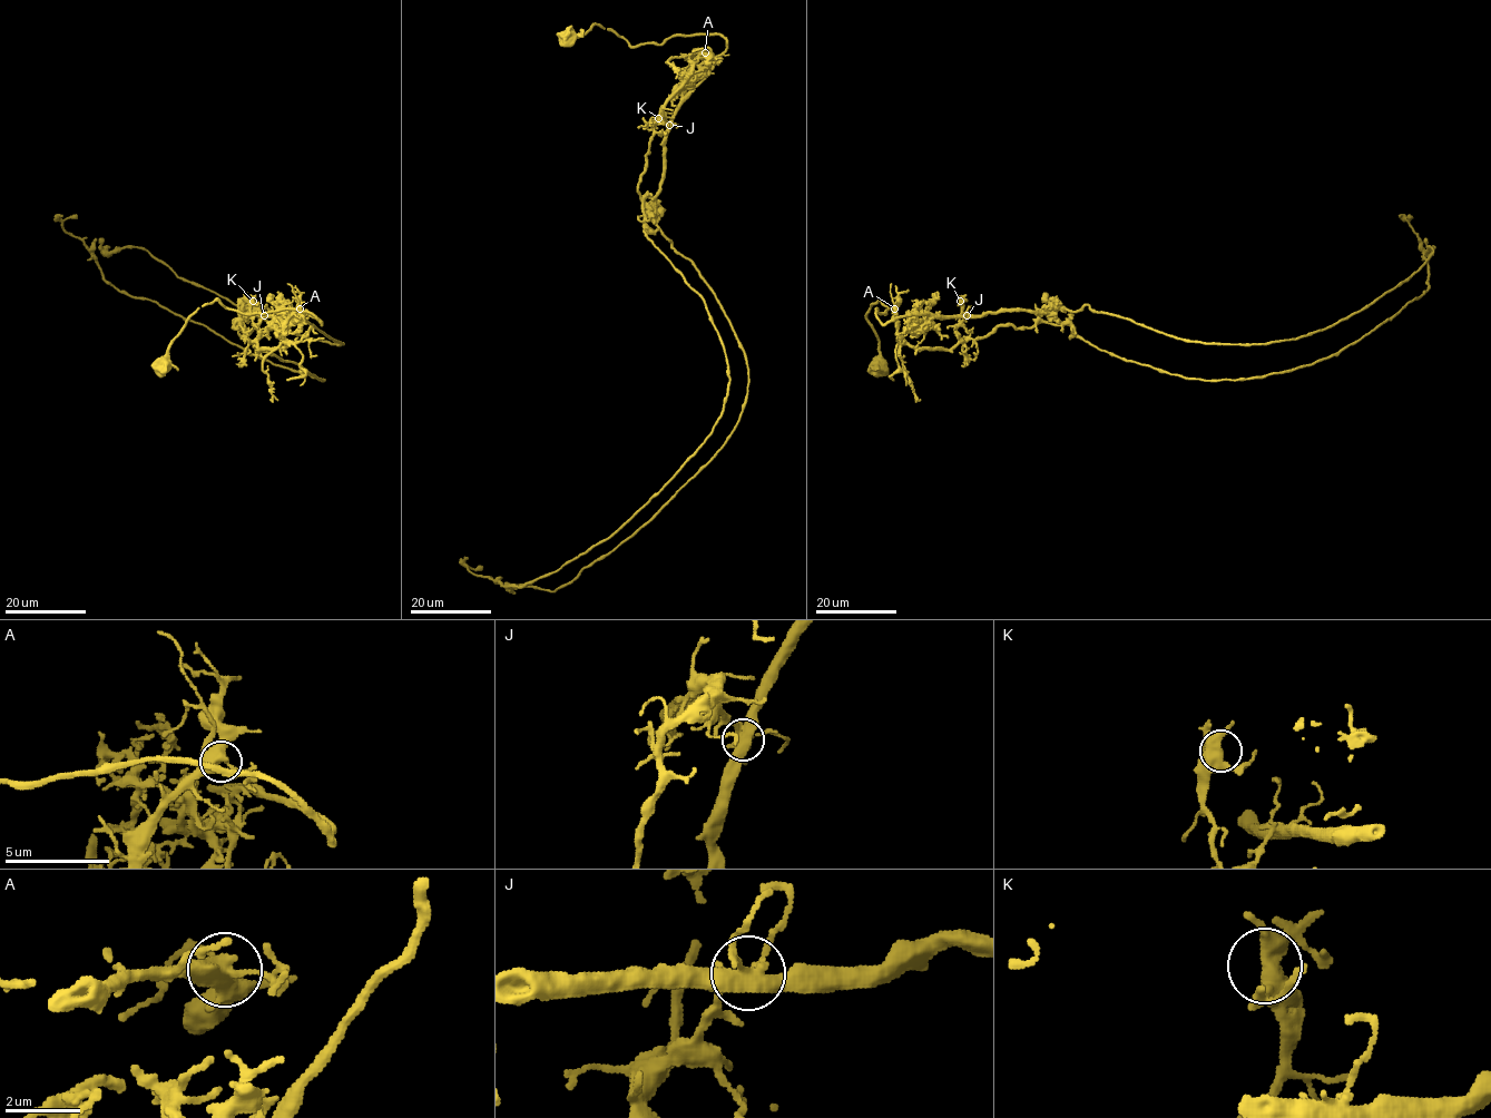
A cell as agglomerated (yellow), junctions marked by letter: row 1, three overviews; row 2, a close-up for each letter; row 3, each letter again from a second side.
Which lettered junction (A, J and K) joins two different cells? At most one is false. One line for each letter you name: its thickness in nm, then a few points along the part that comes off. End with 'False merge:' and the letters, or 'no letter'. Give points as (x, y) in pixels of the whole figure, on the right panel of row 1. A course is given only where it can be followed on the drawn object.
J: calibre 440 nm; course (967, 316), (961, 340), (1068, 324), (1185, 378), (1257, 378), (1337, 354), (1429, 287), (1409, 215)
False merge: J

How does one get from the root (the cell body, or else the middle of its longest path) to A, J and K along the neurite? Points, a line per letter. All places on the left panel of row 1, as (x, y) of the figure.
A: (160, 363), (214, 301), (245, 314), (309, 311), (321, 322), (305, 316), (284, 337), (300, 309)
J: (160, 363), (185, 322), (214, 301), (245, 314), (309, 311), (321, 324), (305, 314), (264, 316)
K: (160, 363), (185, 322), (214, 301), (245, 314), (309, 311), (321, 324), (285, 314), (255, 325), (253, 301)

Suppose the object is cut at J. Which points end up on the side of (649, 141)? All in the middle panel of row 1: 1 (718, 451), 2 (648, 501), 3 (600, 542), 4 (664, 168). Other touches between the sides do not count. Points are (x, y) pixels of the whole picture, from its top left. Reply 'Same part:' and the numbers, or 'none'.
Same part: 2, 3

